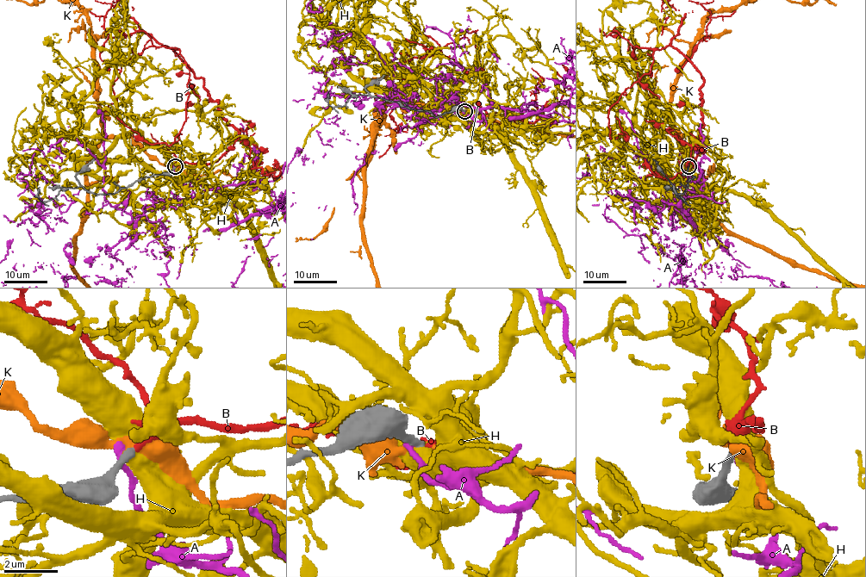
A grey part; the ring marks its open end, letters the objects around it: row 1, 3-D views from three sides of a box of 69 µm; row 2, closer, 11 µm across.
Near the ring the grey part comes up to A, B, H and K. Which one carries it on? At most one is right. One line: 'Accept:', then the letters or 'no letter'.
Accept: B

